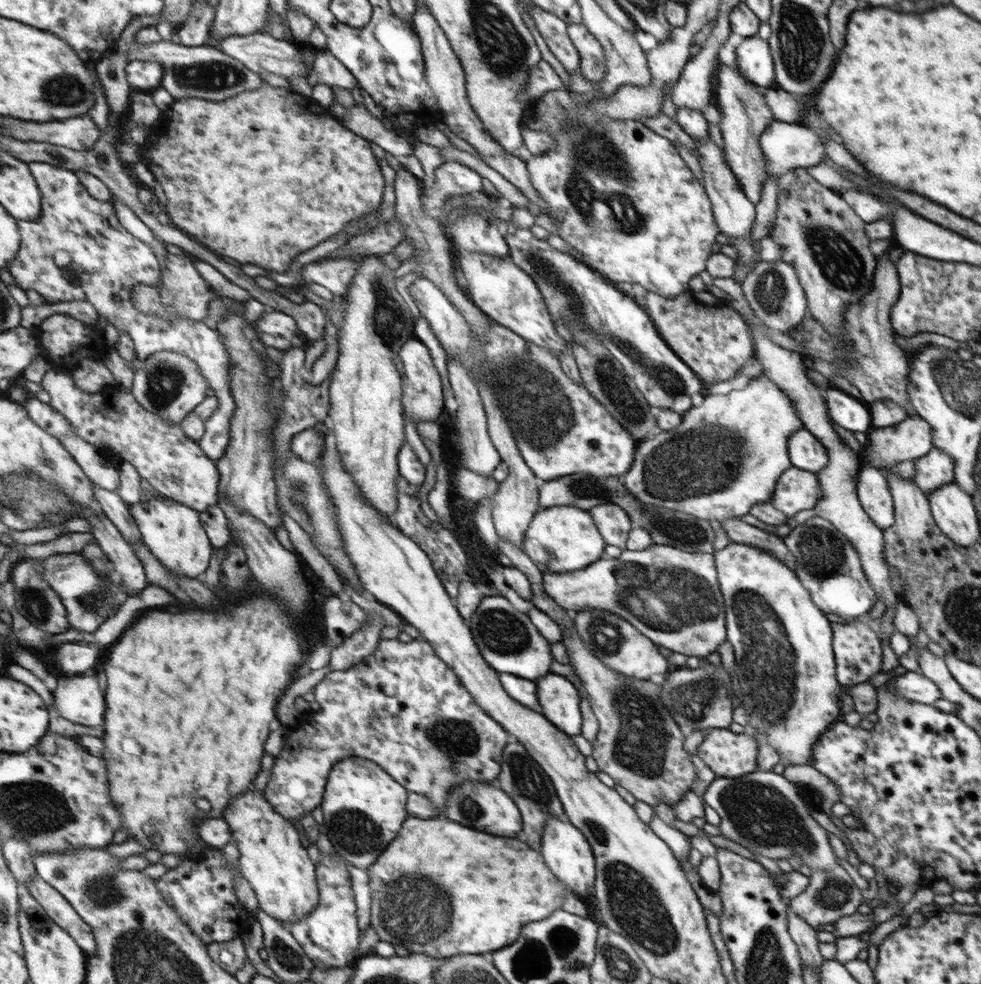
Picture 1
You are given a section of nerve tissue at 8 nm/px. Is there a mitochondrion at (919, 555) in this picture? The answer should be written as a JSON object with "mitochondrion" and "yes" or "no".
{"mitochondrion":"no"}

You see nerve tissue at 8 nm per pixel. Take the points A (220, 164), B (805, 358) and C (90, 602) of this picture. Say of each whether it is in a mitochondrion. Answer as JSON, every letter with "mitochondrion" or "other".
{"A":"other","B":"other","C":"mitochondrion"}

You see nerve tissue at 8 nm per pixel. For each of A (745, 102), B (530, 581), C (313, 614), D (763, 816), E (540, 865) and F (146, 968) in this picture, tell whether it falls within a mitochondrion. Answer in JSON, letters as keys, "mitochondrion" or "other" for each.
{"A":"mitochondrion","B":"other","C":"other","D":"mitochondrion","E":"other","F":"mitochondrion"}

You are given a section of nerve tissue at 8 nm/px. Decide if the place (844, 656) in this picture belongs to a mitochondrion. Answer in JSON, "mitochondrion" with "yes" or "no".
{"mitochondrion":"no"}

